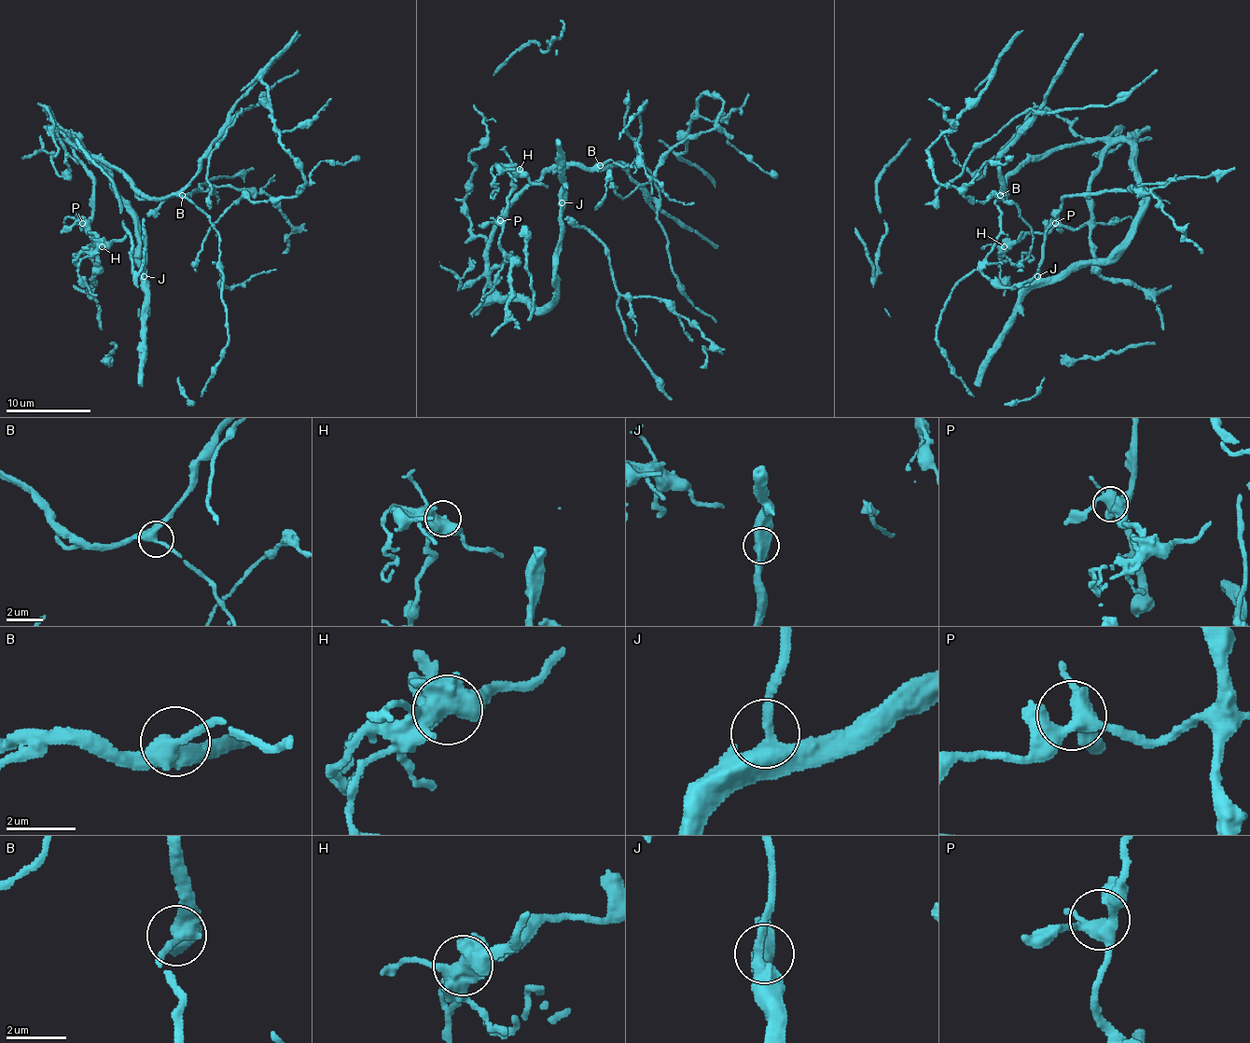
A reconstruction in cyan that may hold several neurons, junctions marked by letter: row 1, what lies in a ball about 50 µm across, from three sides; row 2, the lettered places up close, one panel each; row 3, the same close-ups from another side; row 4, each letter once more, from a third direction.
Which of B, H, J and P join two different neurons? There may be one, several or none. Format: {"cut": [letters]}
{"cut": []}

